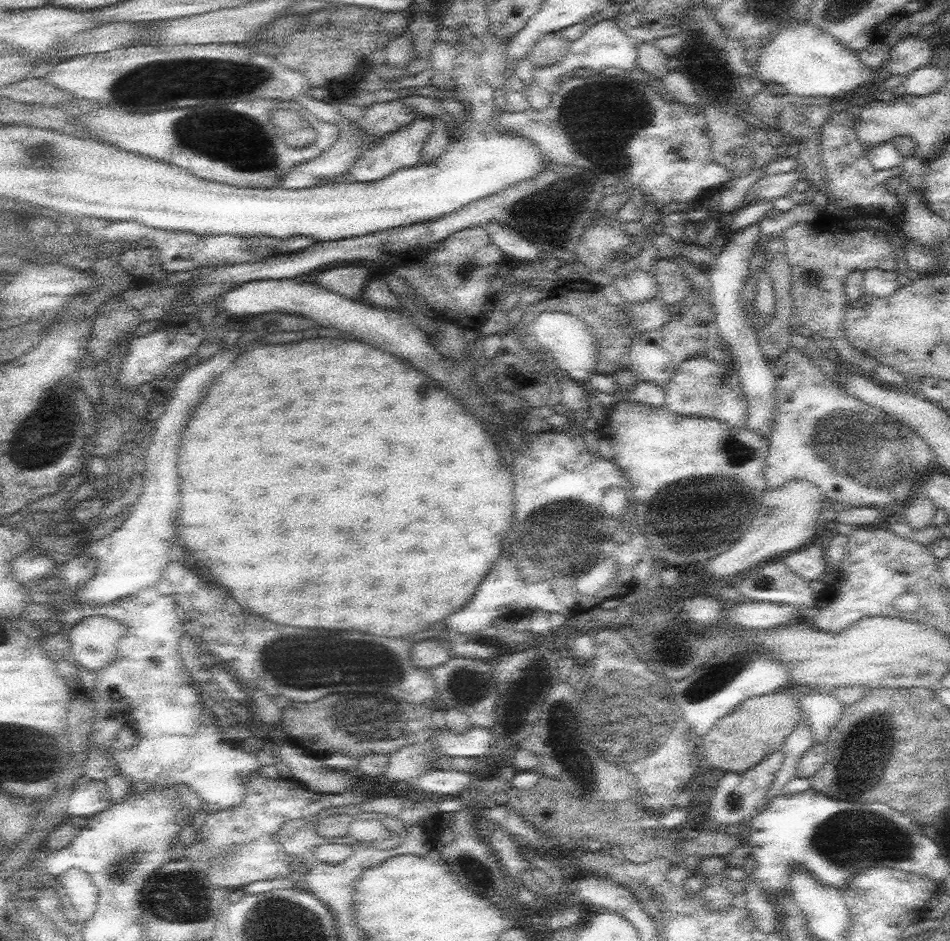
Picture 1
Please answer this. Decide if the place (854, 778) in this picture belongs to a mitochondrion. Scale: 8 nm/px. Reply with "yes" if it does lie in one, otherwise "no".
yes

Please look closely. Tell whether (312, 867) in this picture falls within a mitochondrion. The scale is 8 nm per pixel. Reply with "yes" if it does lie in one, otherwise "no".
no

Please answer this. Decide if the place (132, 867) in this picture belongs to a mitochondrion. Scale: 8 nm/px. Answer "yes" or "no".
yes

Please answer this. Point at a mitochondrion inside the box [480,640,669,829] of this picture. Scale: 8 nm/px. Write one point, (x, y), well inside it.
(637, 733)

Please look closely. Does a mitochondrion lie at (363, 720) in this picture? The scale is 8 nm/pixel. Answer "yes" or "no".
yes

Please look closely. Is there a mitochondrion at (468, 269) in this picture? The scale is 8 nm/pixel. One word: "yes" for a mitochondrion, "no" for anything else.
yes

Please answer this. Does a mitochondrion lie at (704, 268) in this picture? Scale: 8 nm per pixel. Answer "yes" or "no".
no

